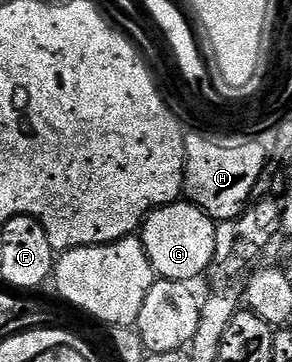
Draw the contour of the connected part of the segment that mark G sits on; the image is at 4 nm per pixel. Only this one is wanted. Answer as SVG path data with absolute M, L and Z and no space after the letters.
M188 201L168 203L149 212L139 228L139 238L145 247L154 272L162 279L189 283L215 263L215 233L217 223Z

